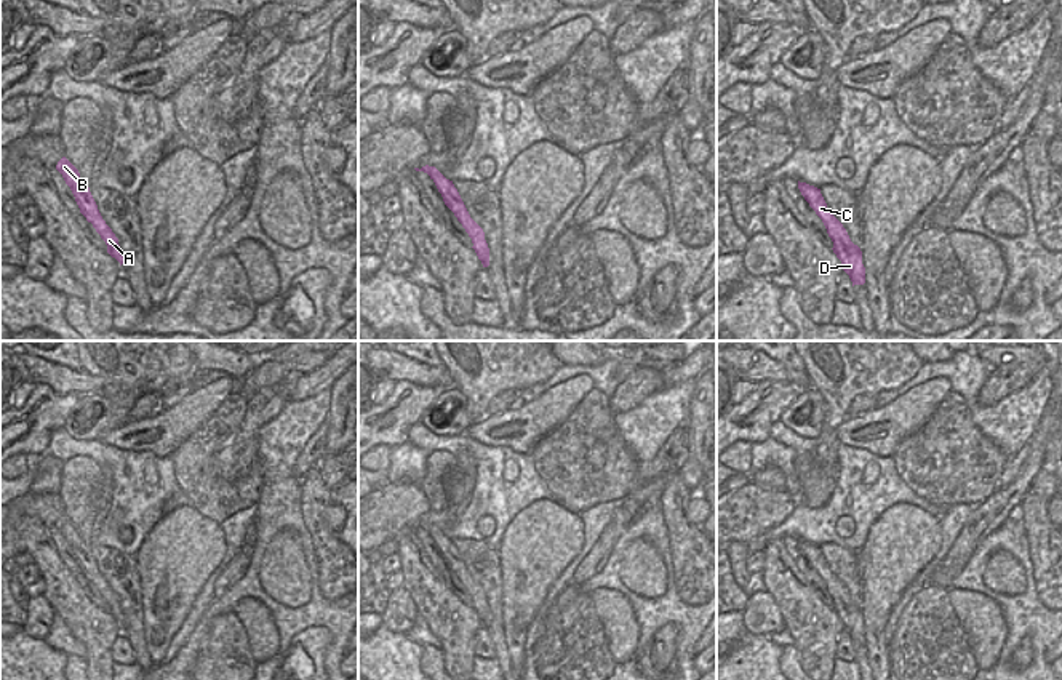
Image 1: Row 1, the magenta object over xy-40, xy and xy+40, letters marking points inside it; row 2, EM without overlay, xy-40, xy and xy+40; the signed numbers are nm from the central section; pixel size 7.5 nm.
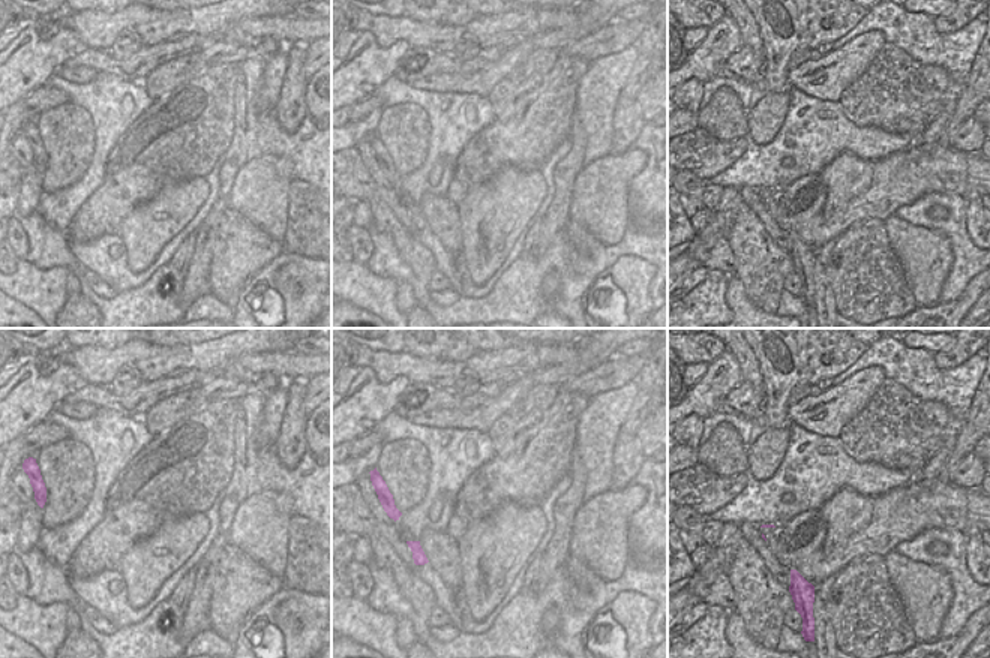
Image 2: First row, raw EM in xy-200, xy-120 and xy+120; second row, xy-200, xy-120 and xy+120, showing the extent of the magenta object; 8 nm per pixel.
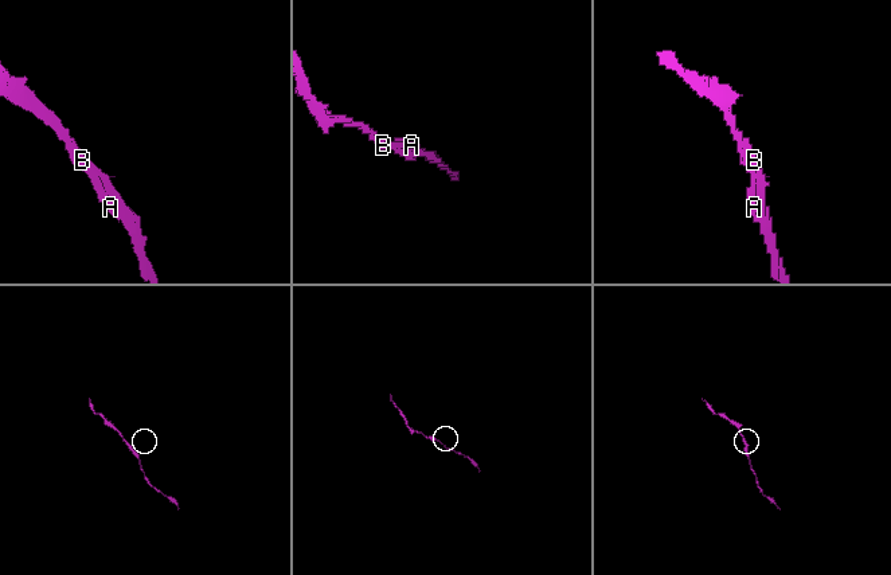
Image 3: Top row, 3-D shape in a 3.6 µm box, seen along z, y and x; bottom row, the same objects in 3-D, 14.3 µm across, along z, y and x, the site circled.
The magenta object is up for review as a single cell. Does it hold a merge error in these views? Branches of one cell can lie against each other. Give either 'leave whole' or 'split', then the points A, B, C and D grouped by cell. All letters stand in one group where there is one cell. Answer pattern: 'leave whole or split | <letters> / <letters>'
leave whole | A B C D

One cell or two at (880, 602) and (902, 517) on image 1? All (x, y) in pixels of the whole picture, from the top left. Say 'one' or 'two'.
one

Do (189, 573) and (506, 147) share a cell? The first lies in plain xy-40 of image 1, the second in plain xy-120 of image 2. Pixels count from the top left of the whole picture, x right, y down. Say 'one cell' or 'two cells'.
two cells

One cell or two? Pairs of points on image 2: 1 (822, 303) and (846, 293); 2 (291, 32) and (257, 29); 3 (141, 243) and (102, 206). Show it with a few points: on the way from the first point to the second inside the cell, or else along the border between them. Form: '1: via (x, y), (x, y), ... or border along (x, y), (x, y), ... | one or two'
1: border along (824, 266), (833, 303), (839, 312) | two
2: via (282, 29), (266, 29) | one
3: border along (149, 201), (132, 210), (123, 219), (117, 233) | two

